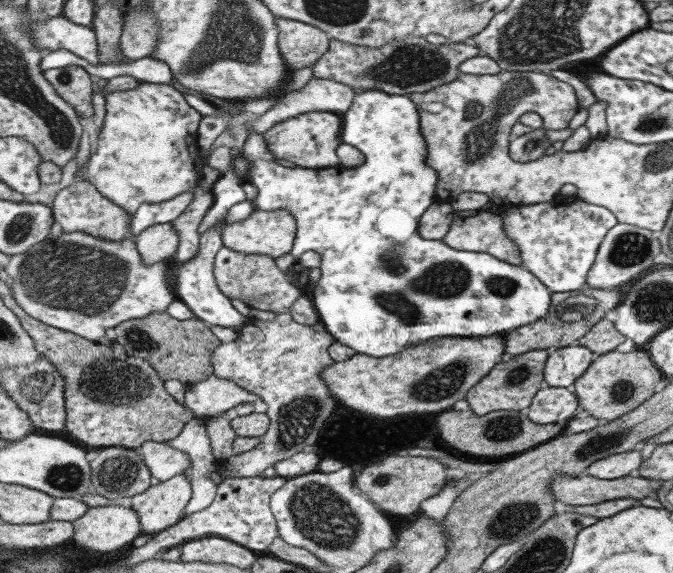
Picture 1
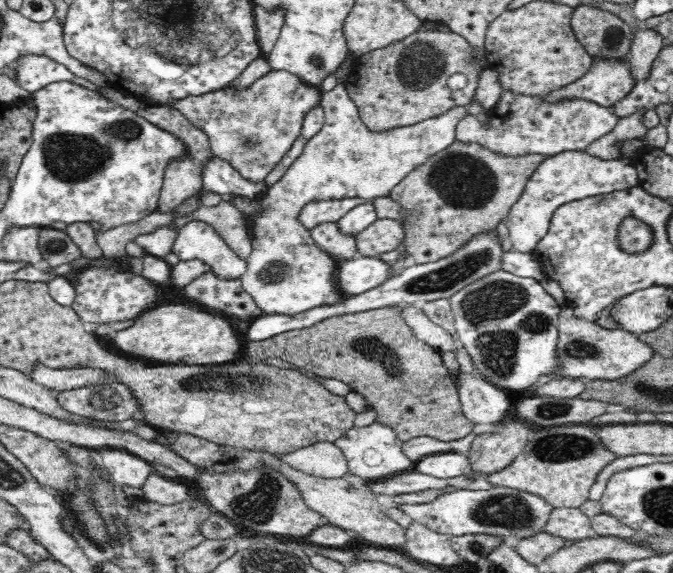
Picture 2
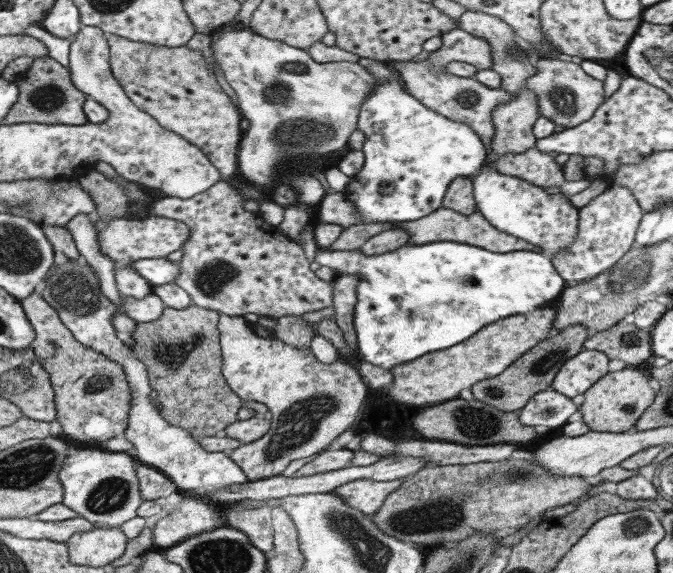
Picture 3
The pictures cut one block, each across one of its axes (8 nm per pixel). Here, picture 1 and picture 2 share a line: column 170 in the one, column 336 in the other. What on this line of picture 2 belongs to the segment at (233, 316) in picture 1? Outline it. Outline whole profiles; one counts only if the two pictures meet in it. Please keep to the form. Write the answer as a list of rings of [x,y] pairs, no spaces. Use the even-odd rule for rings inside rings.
[[[364,255],[338,260],[336,282],[341,294],[356,296],[372,290],[388,280],[388,263],[377,257]]]

